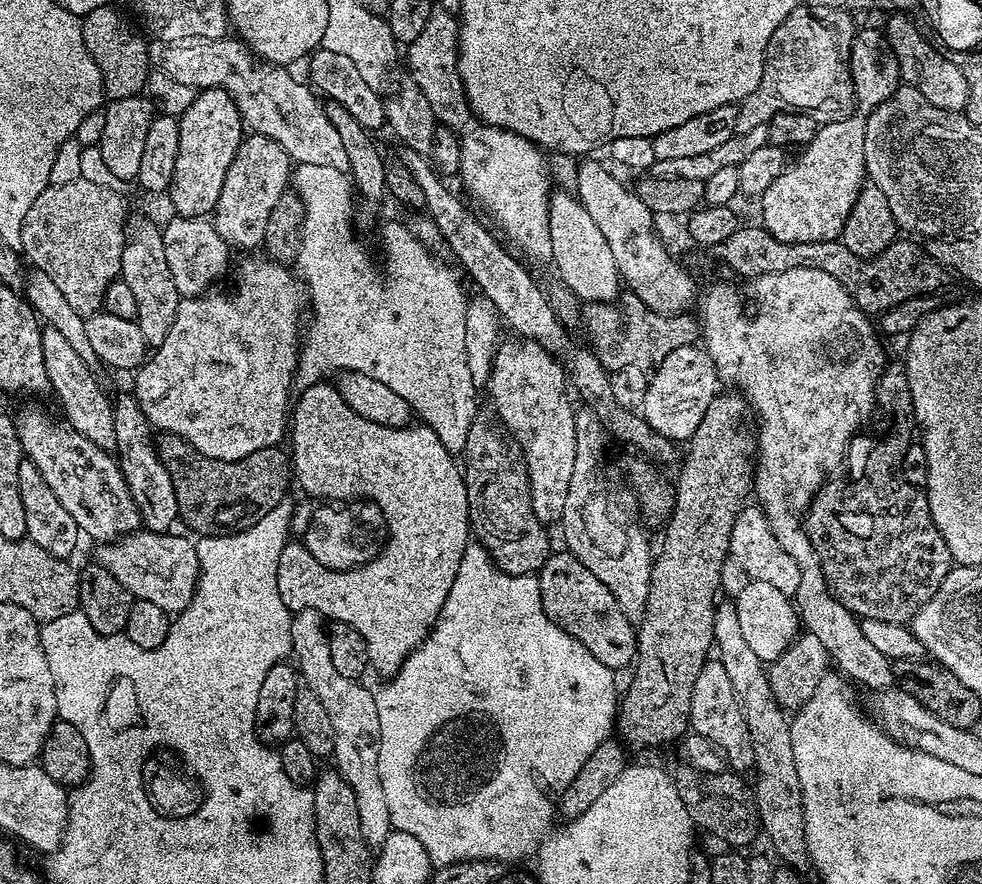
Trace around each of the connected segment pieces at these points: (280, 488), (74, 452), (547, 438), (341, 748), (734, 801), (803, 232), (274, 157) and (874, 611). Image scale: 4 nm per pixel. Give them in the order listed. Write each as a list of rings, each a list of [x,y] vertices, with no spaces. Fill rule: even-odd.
[[[157,431],[154,436],[156,452],[162,458],[166,470],[170,470],[170,482],[174,482],[174,498],[178,498],[179,519],[185,520],[200,536],[223,536],[233,532],[244,532],[254,522],[266,518],[278,502],[289,495],[288,479],[294,476],[290,456],[283,447],[263,448],[241,460],[215,460],[202,454],[193,444],[187,444],[178,434]]]
[[[28,412],[19,417],[16,433],[21,453],[38,466],[38,474],[46,478],[58,502],[62,502],[70,518],[78,522],[81,533],[95,542],[111,542],[141,531],[138,506],[134,506],[134,498],[130,498],[117,457],[94,446],[90,438],[75,432],[71,424],[59,423],[51,424],[44,412]]]
[[[516,338],[513,341],[513,344],[501,343],[493,358],[490,391],[496,403],[494,412],[522,453],[534,514],[544,525],[552,526],[564,512],[570,478],[574,478],[576,413],[574,404],[568,401],[563,363],[533,340]]]
[[[307,608],[293,615],[291,655],[296,656],[295,663],[303,683],[316,695],[318,702],[326,706],[326,714],[330,714],[336,747],[334,768],[350,786],[354,794],[354,806],[361,809],[367,804],[383,806],[386,794],[383,793],[382,782],[378,778],[380,727],[376,697],[373,689],[363,688],[363,683],[350,678],[342,678],[342,674],[334,670],[334,662],[330,662],[326,620],[315,608]]]
[[[683,766],[674,772],[674,783],[680,791],[682,806],[690,814],[693,825],[726,843],[727,847],[740,850],[758,836],[759,823],[756,811],[756,797],[753,789],[743,784],[743,779],[724,780],[720,776],[710,776],[697,772],[691,766]]]
[[[845,115],[843,118],[830,120],[819,125],[811,142],[803,145],[796,164],[789,163],[780,176],[770,182],[769,188],[759,197],[762,225],[770,234],[782,242],[806,243],[822,242],[839,237],[846,218],[860,193],[860,187],[866,182],[864,170],[864,133],[865,117]]]
[[[257,132],[245,135],[238,146],[238,154],[234,154],[234,162],[230,162],[230,170],[226,170],[222,194],[218,194],[216,210],[210,216],[213,227],[229,249],[256,250],[263,245],[270,212],[289,187],[293,167],[294,162],[288,157],[286,150],[282,150],[282,146],[274,142],[274,138],[266,138]]]
[[[900,424],[896,432],[881,440],[857,435],[846,457],[852,481],[849,484],[825,483],[804,517],[804,529],[818,554],[829,590],[838,603],[860,620],[908,624],[920,607],[934,598],[938,586],[942,586],[946,574],[954,567],[950,550],[938,526],[934,526],[925,489],[910,486],[910,482],[902,478],[902,458],[910,443],[907,432],[907,426]]]

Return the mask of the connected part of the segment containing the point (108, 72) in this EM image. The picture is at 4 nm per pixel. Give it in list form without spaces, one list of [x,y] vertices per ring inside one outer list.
[[[110,4],[98,7],[81,17],[83,42],[102,74],[105,99],[110,102],[139,95],[144,90],[148,76],[146,44],[141,36],[132,30],[133,21],[114,8]]]

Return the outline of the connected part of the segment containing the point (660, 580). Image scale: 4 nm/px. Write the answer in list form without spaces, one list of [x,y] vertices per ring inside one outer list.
[[[718,394],[710,402],[706,414],[702,414],[702,422],[698,422],[696,428],[691,429],[690,437],[692,441],[688,444],[688,454],[684,458],[684,465],[680,468],[680,477],[674,480],[674,491],[676,494],[676,505],[672,508],[672,515],[666,525],[668,533],[664,536],[664,549],[658,552],[655,557],[650,582],[648,583],[648,594],[642,601],[644,607],[644,617],[638,620],[638,639],[636,641],[637,657],[634,661],[634,667],[631,669],[632,681],[628,684],[628,693],[623,693],[622,699],[618,704],[618,733],[619,739],[625,745],[631,744],[668,744],[671,740],[679,741],[681,737],[689,731],[690,728],[690,698],[694,690],[694,682],[698,682],[698,674],[702,674],[702,666],[709,659],[710,653],[714,648],[712,638],[712,627],[716,617],[715,607],[718,603],[716,591],[720,588],[720,575],[724,572],[724,559],[727,561],[730,556],[732,547],[732,533],[736,527],[736,516],[740,513],[741,508],[745,507],[746,500],[744,495],[751,493],[754,488],[754,468],[750,463],[750,456],[743,452],[735,440],[739,438],[740,432],[740,408],[724,394]]]

